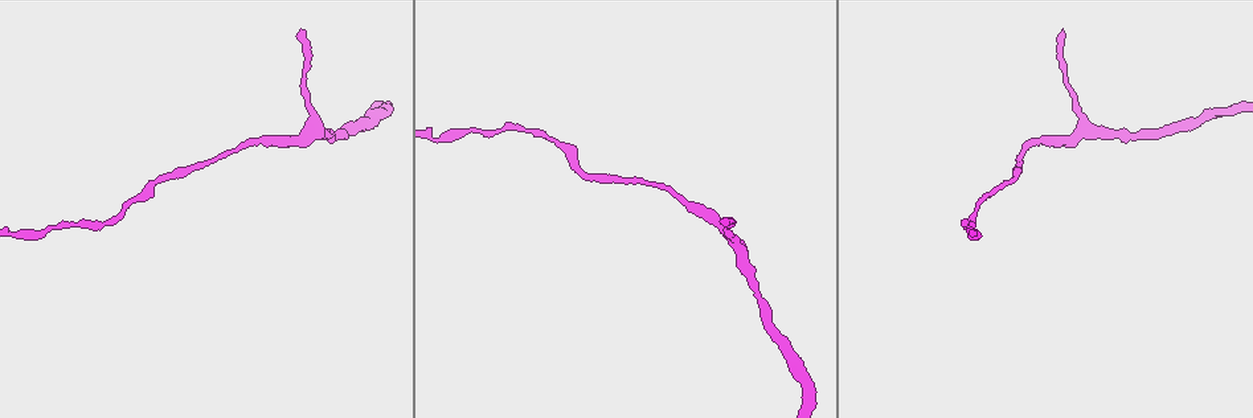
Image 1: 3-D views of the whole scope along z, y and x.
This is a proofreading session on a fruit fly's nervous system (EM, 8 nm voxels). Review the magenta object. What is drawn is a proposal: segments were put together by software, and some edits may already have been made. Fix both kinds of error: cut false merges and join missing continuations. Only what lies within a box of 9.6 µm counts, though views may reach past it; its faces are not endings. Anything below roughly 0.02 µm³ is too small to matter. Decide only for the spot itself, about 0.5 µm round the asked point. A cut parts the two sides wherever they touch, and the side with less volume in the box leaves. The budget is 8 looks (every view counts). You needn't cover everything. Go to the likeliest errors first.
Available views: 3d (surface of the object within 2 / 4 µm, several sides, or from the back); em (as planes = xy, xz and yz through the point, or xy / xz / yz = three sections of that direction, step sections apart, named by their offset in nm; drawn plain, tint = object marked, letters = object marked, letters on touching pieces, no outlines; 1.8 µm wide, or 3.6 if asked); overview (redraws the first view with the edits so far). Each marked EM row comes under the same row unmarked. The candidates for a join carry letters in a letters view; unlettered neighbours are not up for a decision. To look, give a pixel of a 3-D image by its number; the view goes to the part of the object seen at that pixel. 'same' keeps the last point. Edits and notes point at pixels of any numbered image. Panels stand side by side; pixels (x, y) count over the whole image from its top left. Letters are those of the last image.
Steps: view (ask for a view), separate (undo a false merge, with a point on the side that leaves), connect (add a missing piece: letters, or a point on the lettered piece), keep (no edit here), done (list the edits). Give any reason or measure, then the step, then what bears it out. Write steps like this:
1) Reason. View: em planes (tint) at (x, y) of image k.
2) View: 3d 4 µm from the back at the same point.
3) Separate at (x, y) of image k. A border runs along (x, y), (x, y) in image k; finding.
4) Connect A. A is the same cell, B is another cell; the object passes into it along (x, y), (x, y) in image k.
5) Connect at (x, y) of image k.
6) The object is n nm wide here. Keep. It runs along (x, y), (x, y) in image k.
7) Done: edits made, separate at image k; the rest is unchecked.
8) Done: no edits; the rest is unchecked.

Tapers out. View: em planes (letters) at (1063, 29) of image 1.

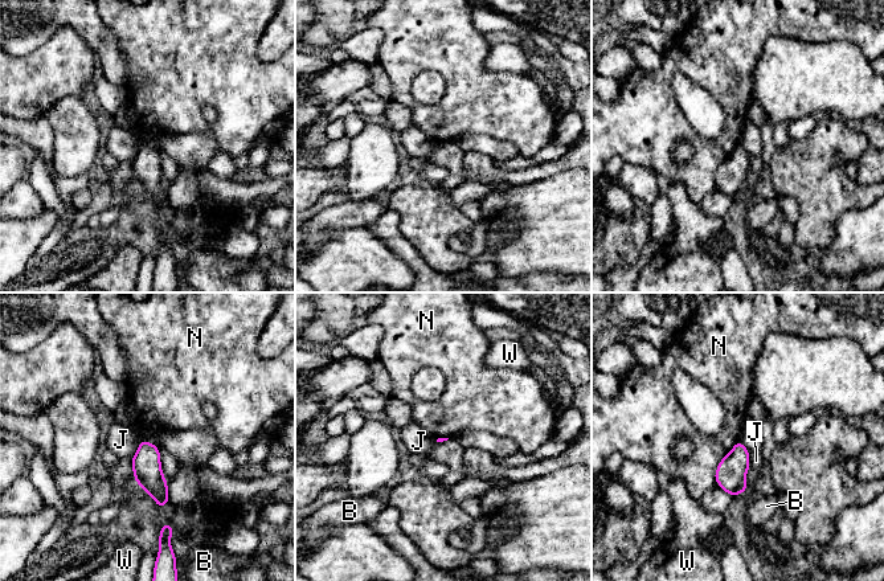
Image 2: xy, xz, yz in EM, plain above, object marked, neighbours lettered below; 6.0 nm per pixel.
Keep. B, J, N and W are other cells; a border runs along (737, 440), (719, 463), (716, 483) in image 2; none of them fits.

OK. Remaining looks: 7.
Calibre changes. View: em xz step 16 (tint) at (742, 247) of image 1.

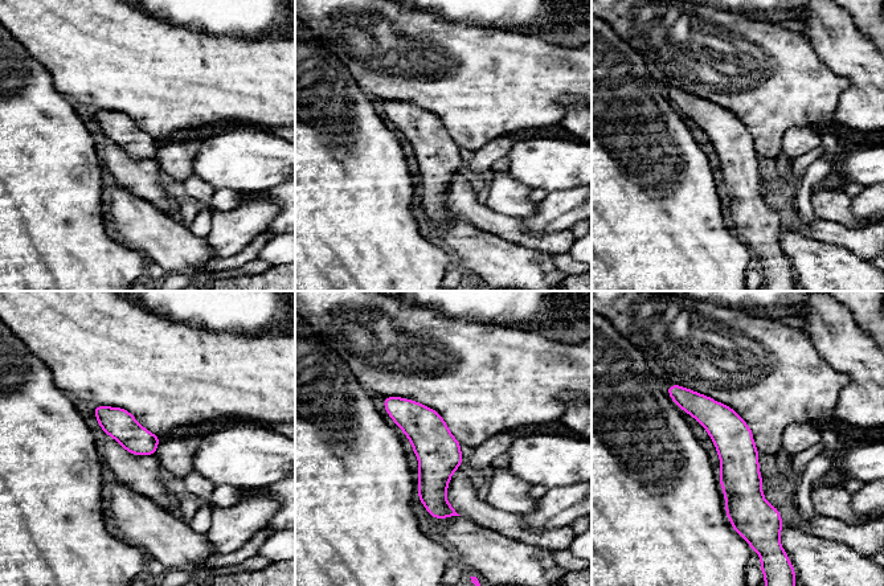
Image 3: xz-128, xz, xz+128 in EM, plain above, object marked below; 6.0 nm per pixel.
View: em planes (letters) at the same point.

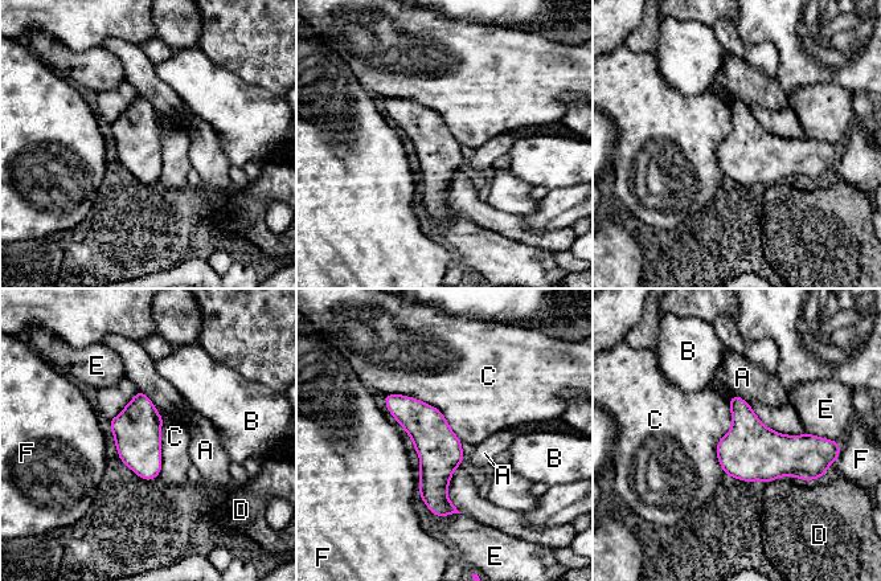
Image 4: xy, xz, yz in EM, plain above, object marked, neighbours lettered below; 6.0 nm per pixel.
Keep. A, B, C, D, E and F are other cells; it runs along (388, 397), (435, 444), (439, 512) in image 4; all the same cell.

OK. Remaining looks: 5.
Narrows sharply. View: 3d 2 µm at (51, 228) of image 1.

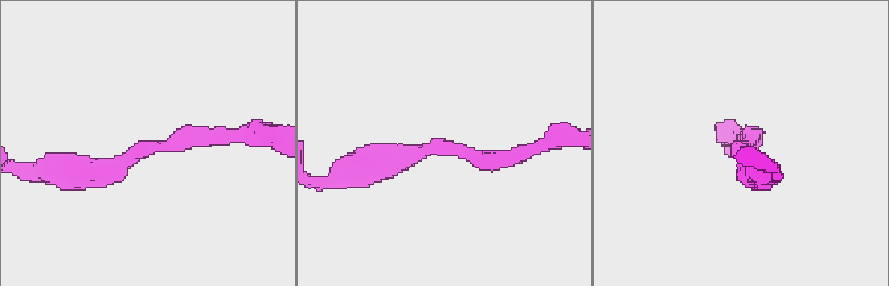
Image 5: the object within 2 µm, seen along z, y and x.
Need the tissue. View: em planes (letters) at (150, 141) of image 5.

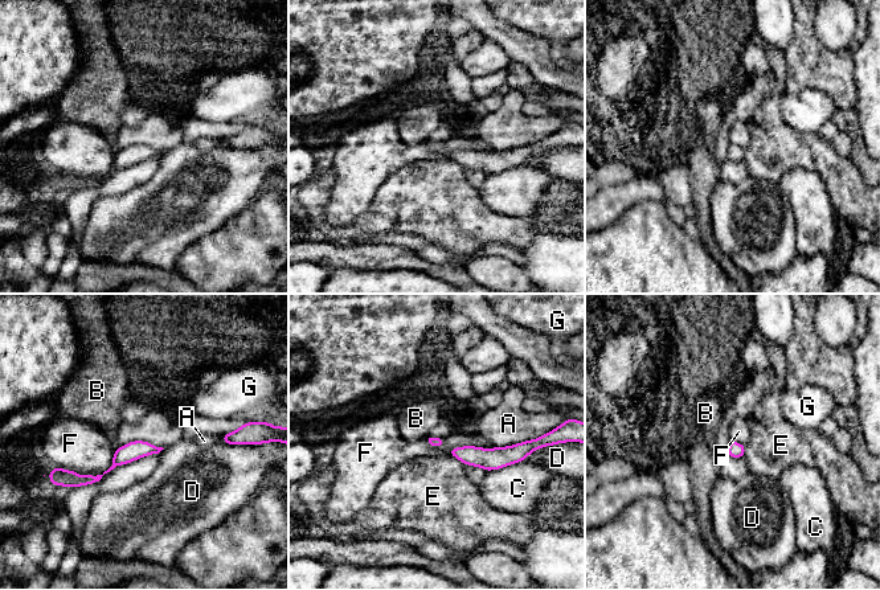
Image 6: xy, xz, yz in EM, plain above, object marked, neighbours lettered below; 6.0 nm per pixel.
Keep. A, B, C, D, E, F and G are other cells; a border runs along (163, 447), (54, 467) in image 6; one cell here.

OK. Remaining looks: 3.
Done: no edits; the rest is unchecked.

